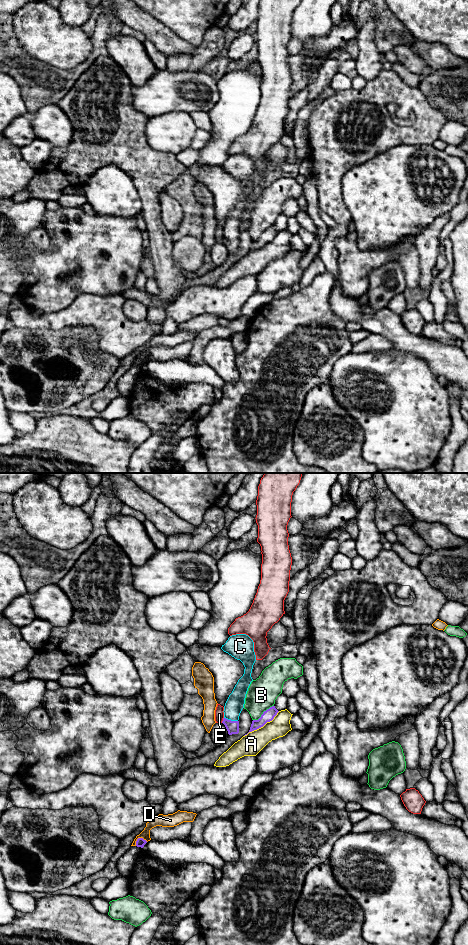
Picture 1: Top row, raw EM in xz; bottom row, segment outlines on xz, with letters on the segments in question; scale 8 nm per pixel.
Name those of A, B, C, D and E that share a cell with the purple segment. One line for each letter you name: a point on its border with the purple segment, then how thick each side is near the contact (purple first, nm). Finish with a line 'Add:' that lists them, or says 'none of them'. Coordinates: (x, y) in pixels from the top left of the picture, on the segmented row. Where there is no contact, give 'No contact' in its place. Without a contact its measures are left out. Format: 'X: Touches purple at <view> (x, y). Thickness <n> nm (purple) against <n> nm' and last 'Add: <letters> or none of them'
C: Touches purple at xz (230, 720). Thickness 100 nm (purple) against 140 nm
Add: C

